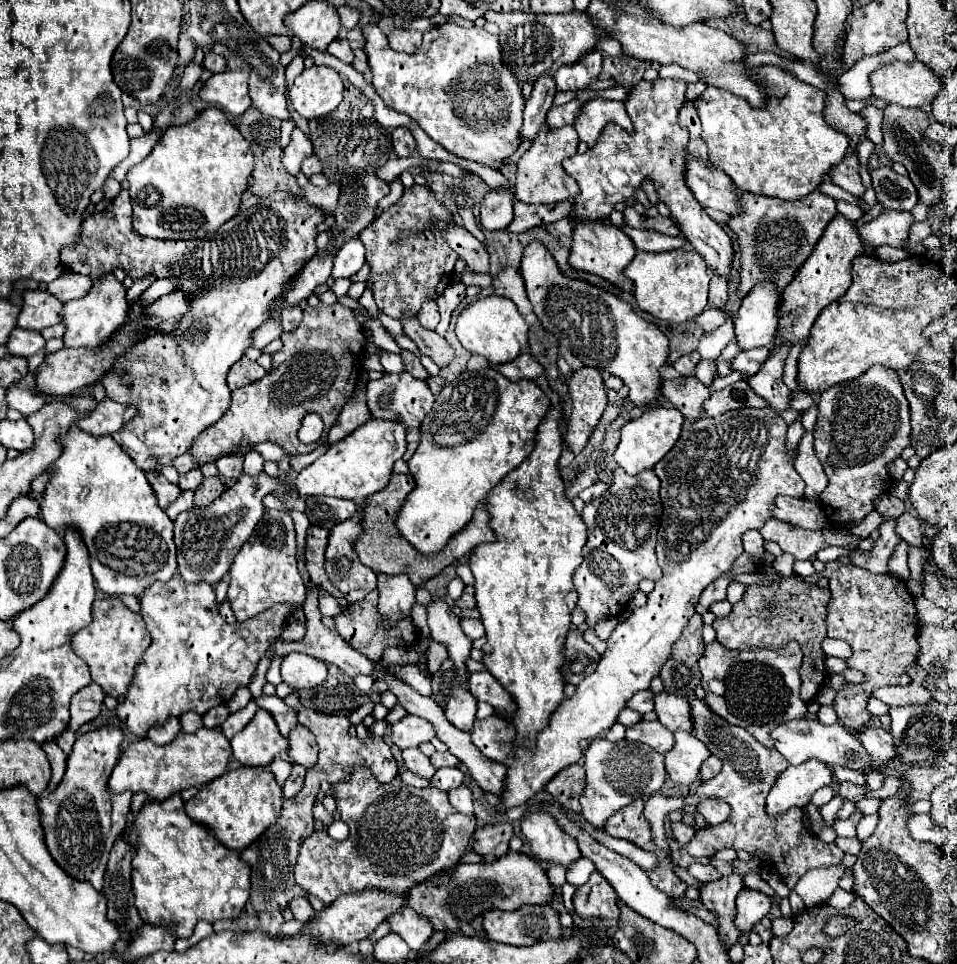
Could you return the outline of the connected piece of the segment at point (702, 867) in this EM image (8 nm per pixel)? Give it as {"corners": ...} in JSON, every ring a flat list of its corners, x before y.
{"corners":[[691,863,689,867,687,867,687,871,689,871,689,875,693,875,695,879,699,879,699,881,703,881,703,883,709,883,709,881,717,881,719,877,721,877,721,873,713,867,713,865,709,865,709,863]]}

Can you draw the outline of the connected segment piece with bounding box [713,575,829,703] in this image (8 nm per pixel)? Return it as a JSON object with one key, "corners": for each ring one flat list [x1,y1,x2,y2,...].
{"corners":[[797,575,783,577,771,587,747,587,743,599,733,605,733,611,727,617,715,619,713,629,717,631,717,641,729,649,779,649,789,641,797,641,803,651,803,663,799,669,801,675,801,699,809,703,821,689,827,671,825,671,825,653,821,641,827,635,827,603,829,589,819,589,817,585,803,583]]}

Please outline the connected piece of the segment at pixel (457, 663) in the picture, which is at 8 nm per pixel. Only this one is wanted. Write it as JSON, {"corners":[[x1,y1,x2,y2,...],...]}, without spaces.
{"corners":[[443,599,429,603,427,611,429,611,429,629,433,641,443,643,447,647,447,655,453,661,453,673,459,679,467,681,469,673,465,663,471,653,471,639,467,639,465,633,461,631,459,617,451,613,451,609]]}

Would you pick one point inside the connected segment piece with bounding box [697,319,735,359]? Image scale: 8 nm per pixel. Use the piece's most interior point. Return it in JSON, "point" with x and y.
{"point":[711,344]}

